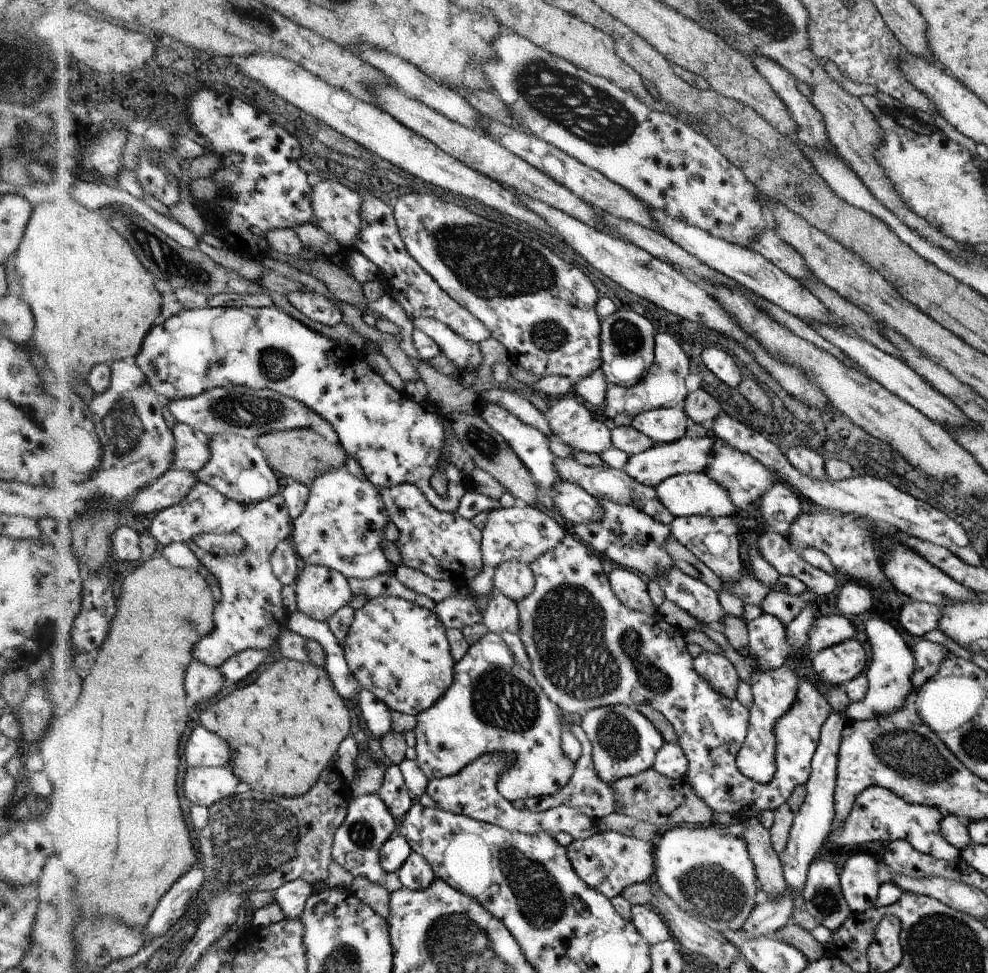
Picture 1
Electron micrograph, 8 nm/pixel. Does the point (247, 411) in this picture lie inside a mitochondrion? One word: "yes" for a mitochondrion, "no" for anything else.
yes

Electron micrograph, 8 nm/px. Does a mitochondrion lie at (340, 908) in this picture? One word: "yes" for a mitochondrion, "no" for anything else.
no

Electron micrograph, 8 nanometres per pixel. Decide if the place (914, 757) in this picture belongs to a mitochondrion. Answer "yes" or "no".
yes

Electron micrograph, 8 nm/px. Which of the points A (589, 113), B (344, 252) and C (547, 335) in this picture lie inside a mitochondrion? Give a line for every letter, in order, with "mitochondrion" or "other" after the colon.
A: mitochondrion
B: other
C: mitochondrion

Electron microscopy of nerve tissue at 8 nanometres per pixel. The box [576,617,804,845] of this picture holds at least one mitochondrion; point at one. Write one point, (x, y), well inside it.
(617, 736)

